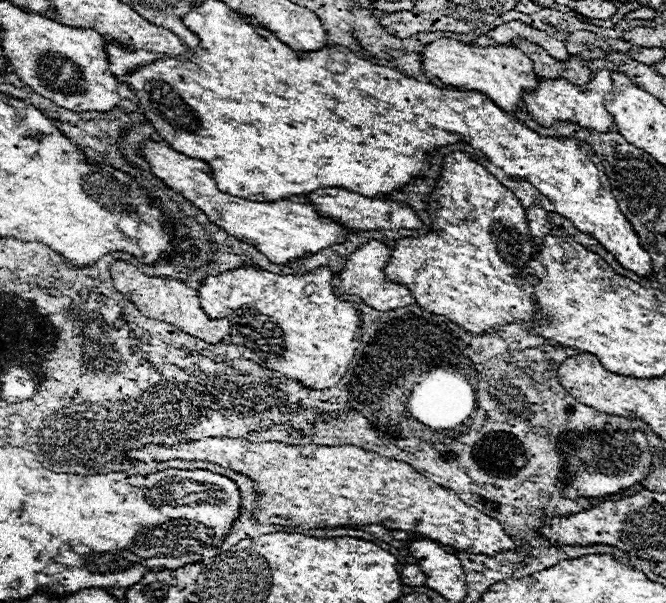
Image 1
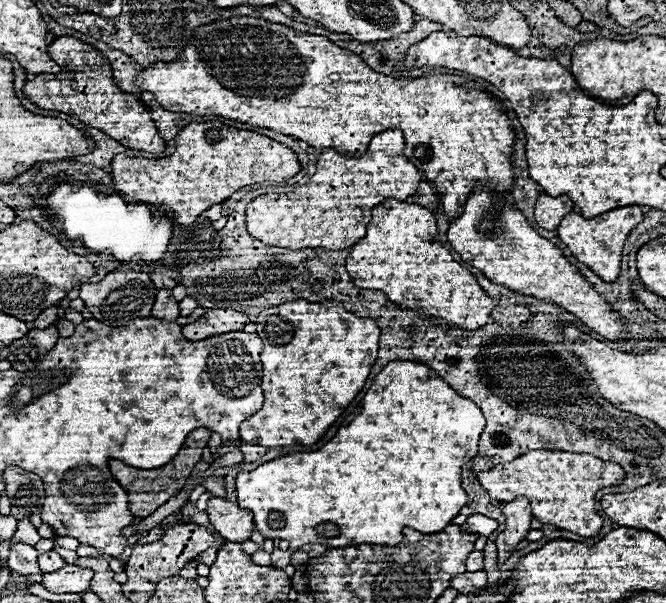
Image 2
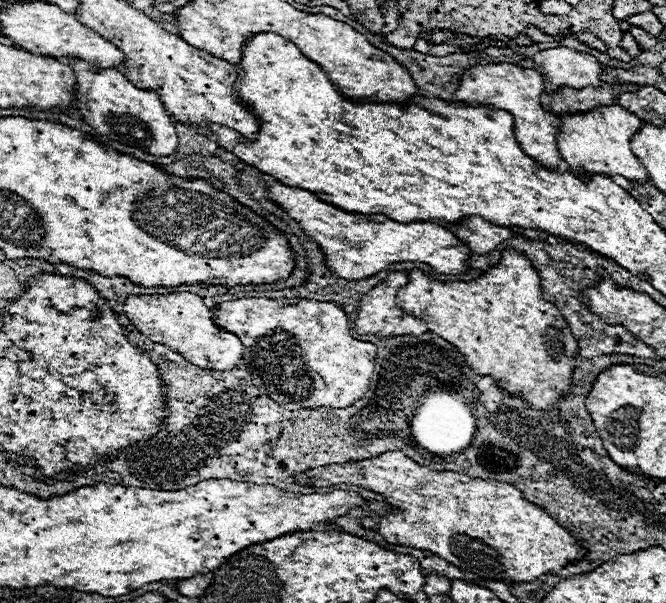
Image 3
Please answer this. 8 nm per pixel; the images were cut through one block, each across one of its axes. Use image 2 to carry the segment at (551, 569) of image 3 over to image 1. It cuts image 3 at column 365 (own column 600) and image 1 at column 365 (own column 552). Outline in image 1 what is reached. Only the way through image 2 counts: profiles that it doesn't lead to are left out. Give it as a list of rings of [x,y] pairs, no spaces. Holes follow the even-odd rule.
[[[206,438],[206,440],[198,440],[198,442],[190,442],[190,444],[176,444],[172,448],[166,448],[166,446],[146,446],[142,450],[130,450],[128,456],[136,458],[136,460],[142,460],[142,462],[166,462],[166,460],[206,460],[206,462],[212,462],[212,464],[220,464],[224,468],[230,468],[230,470],[236,470],[236,472],[242,472],[242,474],[248,474],[254,482],[256,482],[256,488],[262,492],[262,500],[258,502],[258,510],[254,512],[256,514],[256,520],[260,524],[280,524],[280,526],[300,526],[300,528],[346,528],[346,526],[364,526],[364,524],[380,524],[380,526],[386,526],[388,530],[404,530],[404,532],[412,532],[412,534],[418,534],[418,536],[424,536],[428,540],[434,540],[442,546],[450,546],[450,548],[456,548],[456,550],[464,550],[464,552],[470,552],[470,554],[488,554],[488,556],[496,556],[498,552],[504,552],[504,550],[518,550],[516,544],[512,542],[512,538],[504,532],[502,524],[482,512],[478,512],[478,508],[462,502],[454,492],[434,484],[432,480],[428,480],[426,476],[418,474],[414,468],[410,468],[410,464],[406,462],[400,462],[400,460],[392,460],[392,458],[384,458],[376,452],[366,452],[358,446],[314,446],[314,444],[308,444],[308,446],[286,446],[286,444],[280,444],[280,442],[250,442],[250,440],[230,440],[230,438]]]

